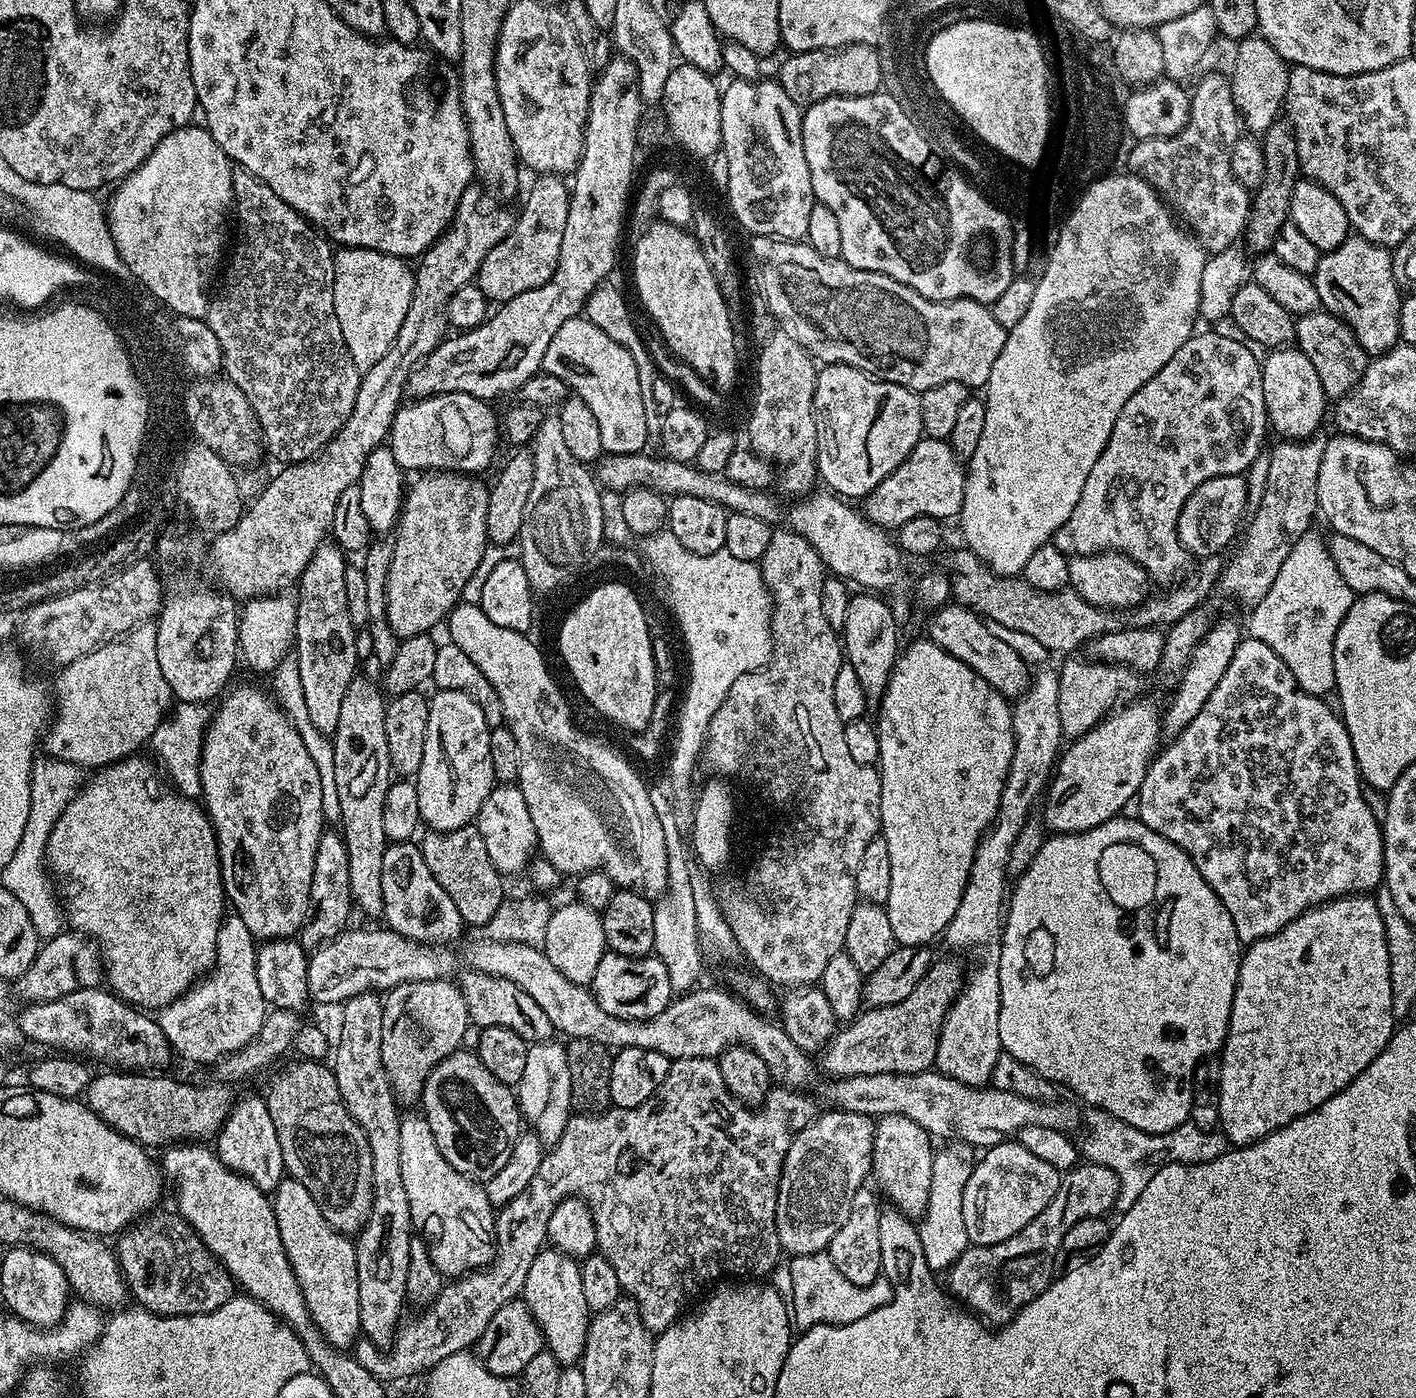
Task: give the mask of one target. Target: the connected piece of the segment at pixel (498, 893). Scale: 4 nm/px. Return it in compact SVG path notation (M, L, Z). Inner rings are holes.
M475 823L449 832L425 831L418 843L422 858L426 858L426 866L430 866L430 874L434 874L438 886L442 886L446 894L450 894L465 925L479 926L490 922L506 897L506 880L500 875L494 862L490 862L490 854L486 854L486 841L482 839Z

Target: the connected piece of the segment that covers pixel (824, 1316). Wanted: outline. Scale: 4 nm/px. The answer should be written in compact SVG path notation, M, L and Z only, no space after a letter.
M827 1251L793 1256L789 1259L794 1298L790 1302L792 1322L797 1331L814 1325L846 1325L864 1318L873 1310L886 1305L893 1299L893 1286L889 1277L881 1276L868 1287L855 1286L839 1273Z

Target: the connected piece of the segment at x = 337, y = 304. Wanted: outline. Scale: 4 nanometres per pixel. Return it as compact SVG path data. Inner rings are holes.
M336 260L334 270L334 314L338 314L338 326L342 326L342 338L346 338L346 350L354 358L354 366L361 374L370 370L390 350L390 342L398 338L398 329L412 301L411 271L383 268L372 260Z

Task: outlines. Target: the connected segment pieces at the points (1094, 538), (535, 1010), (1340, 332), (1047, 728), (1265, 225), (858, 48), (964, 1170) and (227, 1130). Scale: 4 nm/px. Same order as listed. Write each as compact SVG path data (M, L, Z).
M1213 330L1197 331L1185 344L1178 346L1174 358L1170 358L1170 362L1166 362L1166 366L1162 366L1162 370L1158 370L1158 374L1154 374L1154 378L1150 378L1146 386L1134 390L1134 394L1130 394L1130 402L1122 406L1122 414L1118 414L1118 422L1114 422L1114 430L1110 430L1110 442L1106 450L1102 450L1098 462L1094 462L1094 470L1090 470L1090 478L1086 478L1086 486L1082 486L1082 498L1078 498L1078 506L1074 506L1070 518L1055 534L1056 548L1072 556L1092 556L1096 552L1121 552L1134 558L1134 562L1138 562L1148 571L1149 581L1156 583L1157 580L1158 583L1164 584L1163 586L1177 583L1189 571L1190 553L1182 546L1176 533L1178 518L1182 514L1182 506L1186 506L1186 498L1190 498L1190 494L1194 494L1194 490L1198 490L1198 486L1202 486L1202 482L1210 478L1247 473L1249 466L1262 455L1261 449L1256 448L1220 448L1220 444L1260 444L1264 440L1264 435L1269 435L1268 415L1262 398L1260 365L1261 363L1255 360L1254 355L1250 350L1246 350L1242 342L1222 338Z
M473 970L465 971L465 976L458 980L462 990L462 998L466 998L466 1010L469 1021L480 1028L490 1026L506 1026L506 1030L514 1030L523 1040L529 1044L538 1044L541 1040L553 1039L554 1029L550 1018L522 986L516 986L506 978L498 978L494 974L486 974Z
M1321 310L1299 317L1295 326L1295 347L1300 348L1302 354L1306 354L1306 358L1310 358L1314 371L1318 373L1318 379L1322 382L1324 395L1332 402L1339 402L1344 396L1350 395L1362 378L1370 357L1347 322Z
M1046 670L1037 671L1040 673L1029 679L1024 693L1015 697L1011 705L1012 732L1016 736L1014 754L1002 786L996 819L976 844L966 890L962 890L962 902L958 902L954 918L950 918L942 933L942 940L956 952L969 952L976 959L976 965L967 969L964 986L942 1022L934 1068L971 1088L983 1088L993 1079L1002 1055L998 1034L998 1014L1002 1006L1000 937L1002 905L1006 900L1004 887L1010 884L1010 846L1014 846L1018 830L1022 830L1028 817L1033 815L1035 808L1032 807L1035 804L1037 807L1038 801L1045 795L1062 751L1060 740L1065 739L1062 722L1058 722L1058 675L1055 671L1042 671Z
M1277 118L1268 131L1263 133L1262 143L1264 145L1262 182L1254 190L1252 209L1248 212L1248 222L1242 233L1243 243L1247 251L1252 254L1267 253L1271 249L1278 230L1282 230L1282 226L1289 223L1290 194L1294 194L1294 186L1301 175L1294 130L1287 119Z
M851 44L845 48L823 48L785 55L778 82L796 104L817 104L831 96L869 96L882 88L882 67L878 51L871 44Z
M959 1142L949 1143L932 1157L930 1194L918 1227L926 1262L937 1274L951 1269L953 1262L970 1246L966 1234L966 1218L962 1218L962 1194L966 1190L966 1182L970 1182L973 1163L973 1149Z
M263 1095L248 1096L237 1103L224 1119L224 1124L214 1137L216 1156L230 1170L244 1176L263 1192L272 1194L286 1178L282 1162L282 1145L278 1142L278 1130L270 1119L268 1101Z

